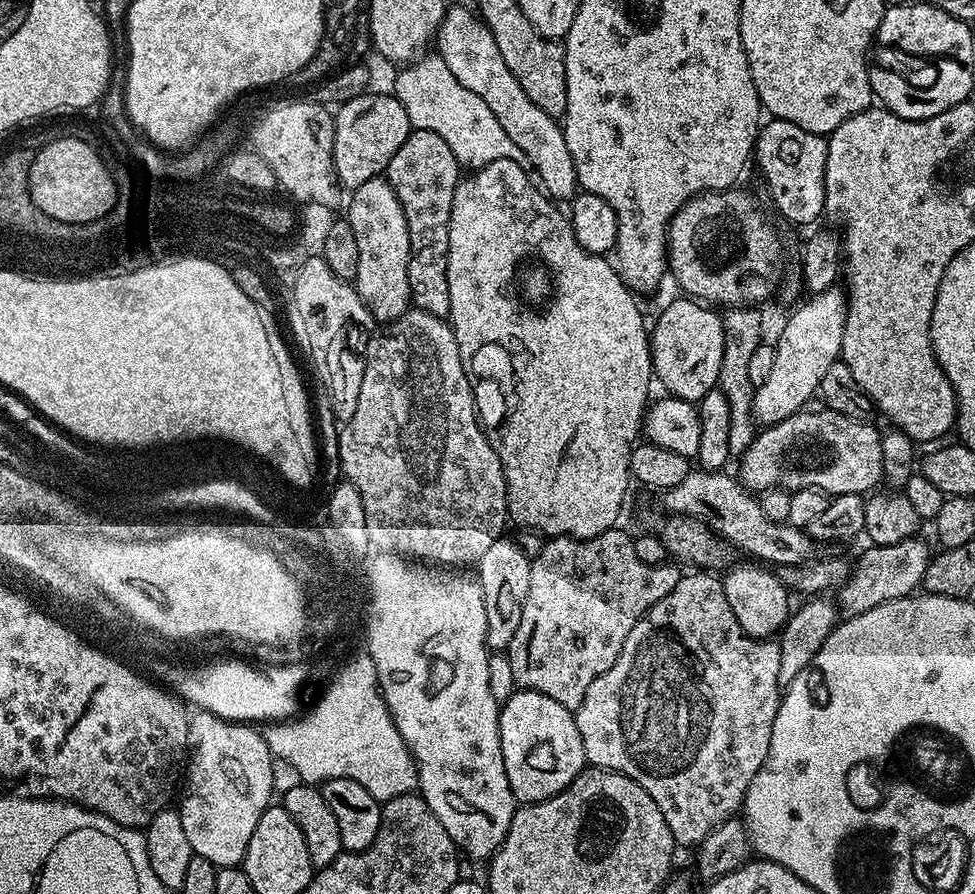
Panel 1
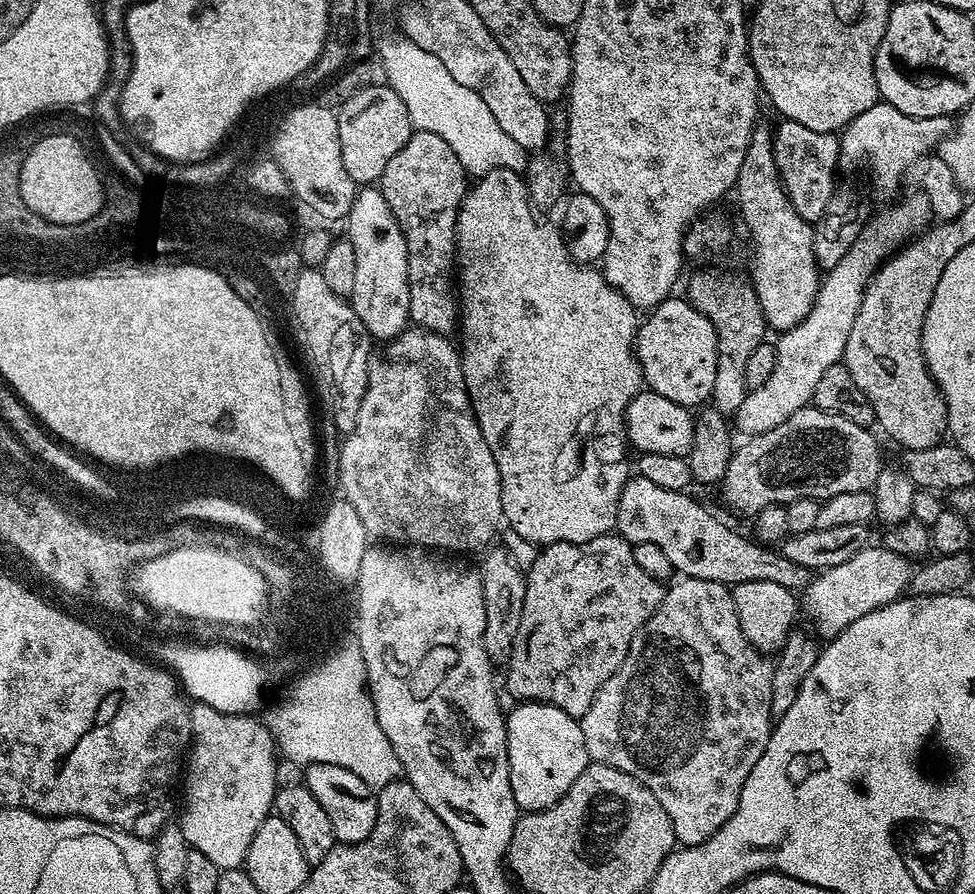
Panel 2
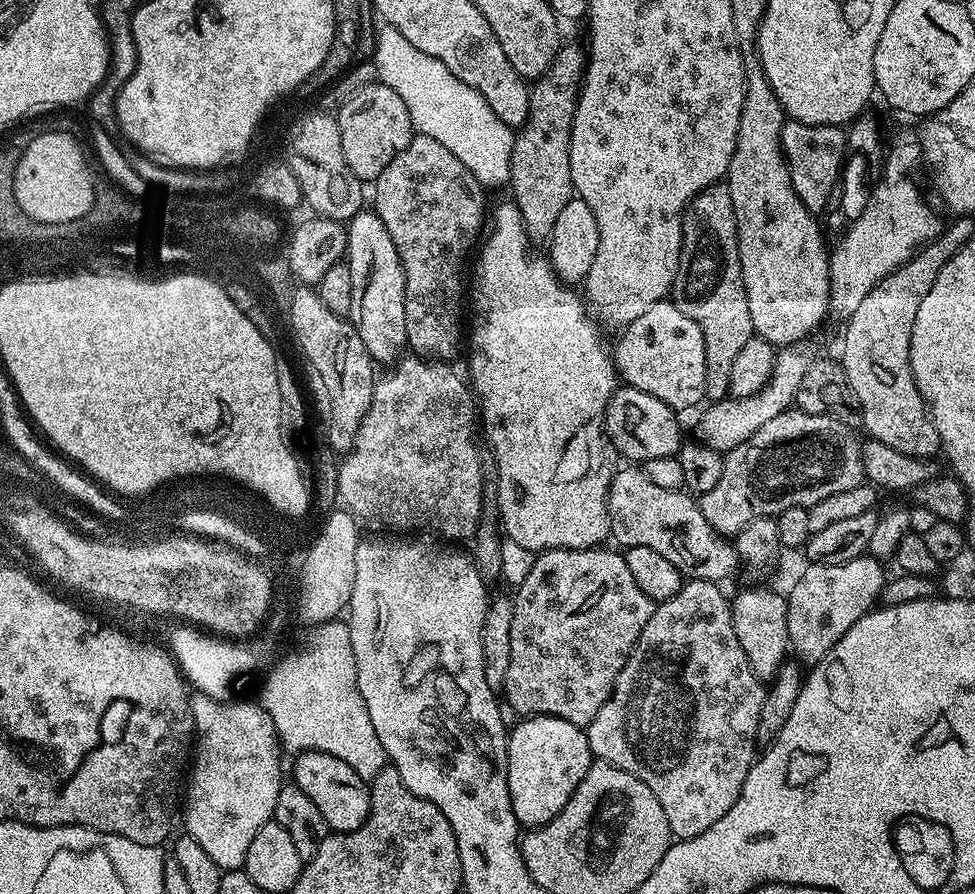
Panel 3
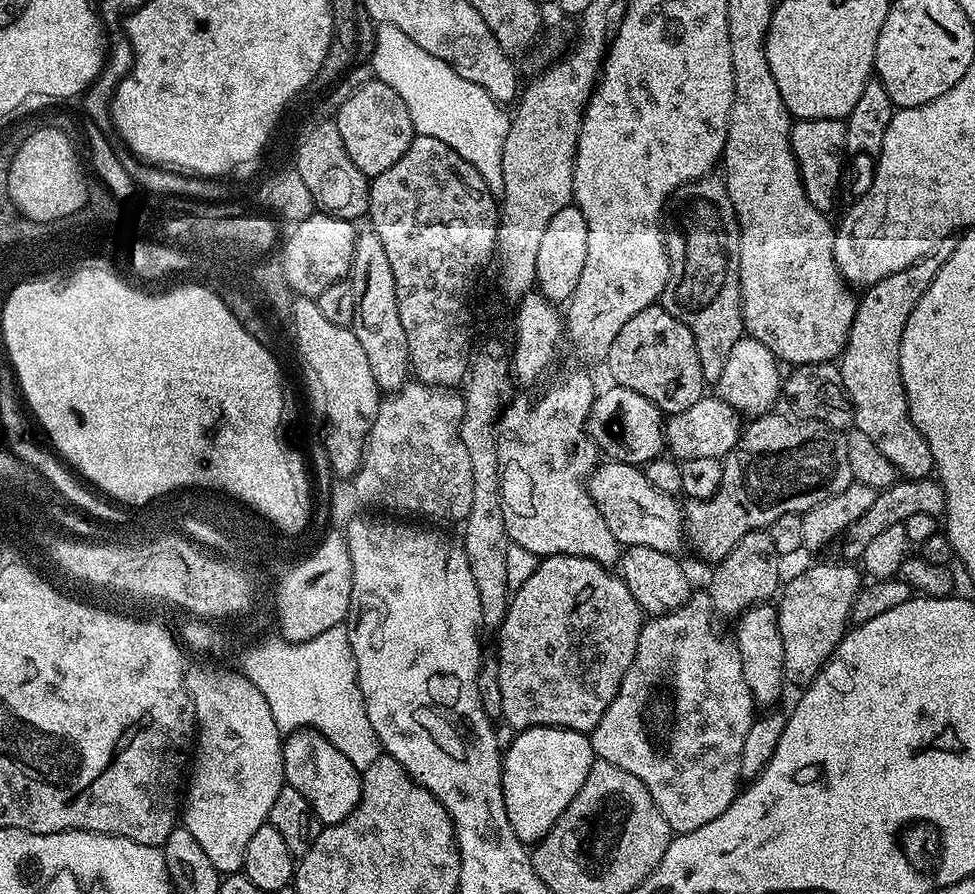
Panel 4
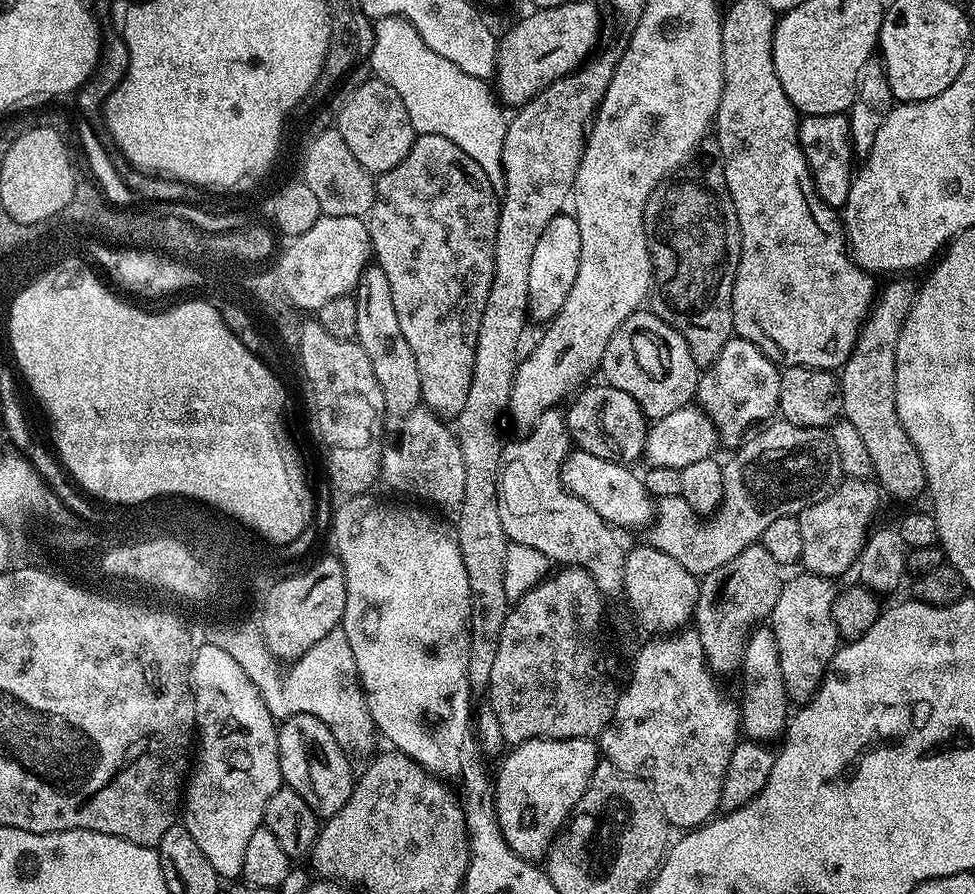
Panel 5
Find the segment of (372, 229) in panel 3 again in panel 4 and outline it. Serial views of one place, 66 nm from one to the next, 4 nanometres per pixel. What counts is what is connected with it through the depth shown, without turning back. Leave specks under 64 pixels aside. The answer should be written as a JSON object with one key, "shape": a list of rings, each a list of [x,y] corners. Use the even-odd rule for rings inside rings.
{"shape":[[[365,230],[357,235],[350,281],[354,286],[356,303],[352,333],[358,338],[358,342],[362,342],[362,350],[370,362],[374,382],[378,382],[381,393],[394,393],[409,383],[412,359],[406,342],[406,330],[402,330],[402,318],[398,318],[394,270],[390,270],[386,249],[376,232]]]}

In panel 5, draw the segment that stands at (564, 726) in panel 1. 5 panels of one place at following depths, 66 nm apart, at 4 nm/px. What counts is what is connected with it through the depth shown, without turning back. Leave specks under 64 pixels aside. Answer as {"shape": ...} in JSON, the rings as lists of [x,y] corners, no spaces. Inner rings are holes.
{"shape":[[[582,738],[528,740],[524,744],[515,745],[500,762],[500,773],[495,773],[494,776],[494,799],[496,820],[500,823],[502,834],[510,848],[514,850],[514,854],[518,854],[523,860],[543,861],[548,855],[548,848],[551,846],[552,840],[563,828],[565,820],[574,810],[578,798],[582,798],[582,794],[594,774],[598,763],[597,741]]]}

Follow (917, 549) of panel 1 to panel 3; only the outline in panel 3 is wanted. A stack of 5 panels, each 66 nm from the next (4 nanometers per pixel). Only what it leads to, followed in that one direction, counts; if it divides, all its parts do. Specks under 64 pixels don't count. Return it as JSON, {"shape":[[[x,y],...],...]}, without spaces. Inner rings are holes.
{"shape":[[[867,554],[850,558],[850,562],[842,562],[842,566],[808,564],[805,567],[805,572],[786,592],[788,643],[797,661],[805,660],[808,666],[815,666],[854,622],[877,607],[886,583],[884,567],[875,556]]]}

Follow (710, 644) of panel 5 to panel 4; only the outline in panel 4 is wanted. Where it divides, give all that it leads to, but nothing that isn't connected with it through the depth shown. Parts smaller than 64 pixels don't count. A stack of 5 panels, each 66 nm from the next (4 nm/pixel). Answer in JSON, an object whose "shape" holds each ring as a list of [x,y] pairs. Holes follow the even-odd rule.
{"shape":[[[761,530],[746,534],[738,542],[738,546],[734,546],[734,550],[730,550],[730,554],[713,567],[716,569],[712,572],[712,581],[706,585],[713,612],[720,618],[736,618],[755,604],[771,601],[782,584],[780,563],[782,557],[778,550],[774,550],[771,531]]]}

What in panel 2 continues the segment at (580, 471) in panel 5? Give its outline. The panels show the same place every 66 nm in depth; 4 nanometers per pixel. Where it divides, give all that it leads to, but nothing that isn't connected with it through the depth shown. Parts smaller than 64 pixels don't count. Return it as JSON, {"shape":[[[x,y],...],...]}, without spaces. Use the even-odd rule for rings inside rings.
{"shape":[[[633,475],[625,482],[620,495],[616,511],[615,531],[631,545],[640,543],[657,545],[666,554],[673,569],[677,573],[680,572],[679,575],[684,578],[693,576],[729,586],[735,586],[742,582],[778,582],[778,586],[786,586],[793,590],[807,588],[810,579],[809,568],[798,566],[798,562],[790,562],[790,558],[786,558],[783,551],[763,546],[752,538],[747,540],[742,533],[727,528],[714,513],[707,512],[694,497],[688,495],[687,491],[662,490],[662,486],[657,486],[655,482]]]}

